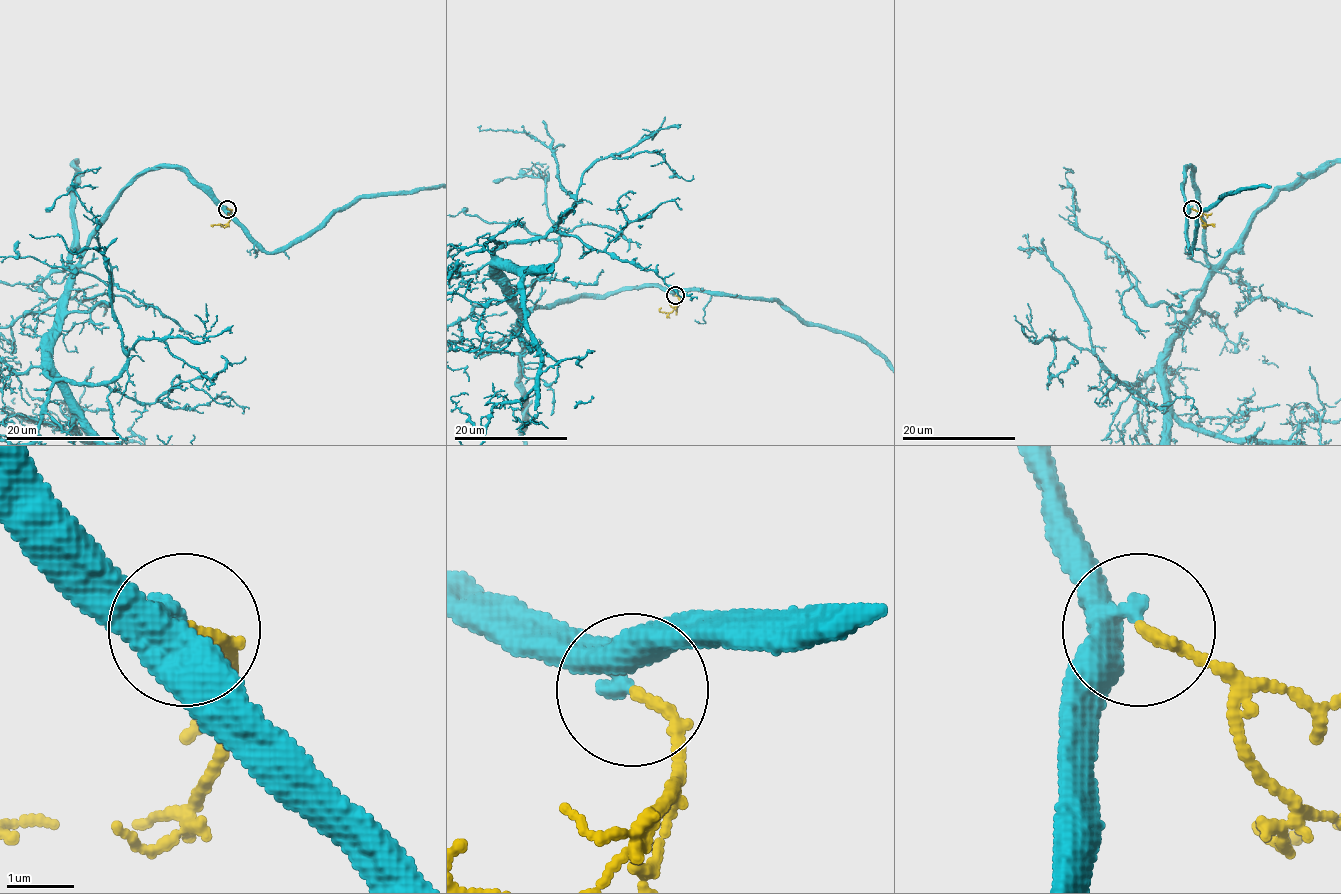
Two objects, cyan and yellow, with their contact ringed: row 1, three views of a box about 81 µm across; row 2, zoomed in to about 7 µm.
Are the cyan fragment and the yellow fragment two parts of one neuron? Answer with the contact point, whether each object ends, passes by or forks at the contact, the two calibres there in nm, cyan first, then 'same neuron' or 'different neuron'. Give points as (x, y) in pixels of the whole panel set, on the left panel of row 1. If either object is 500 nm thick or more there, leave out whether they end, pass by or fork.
at (227, 209); cyan passes by; yellow ends there; 280 nm thick on the cyan side, 150 nm on the other; same neuron

